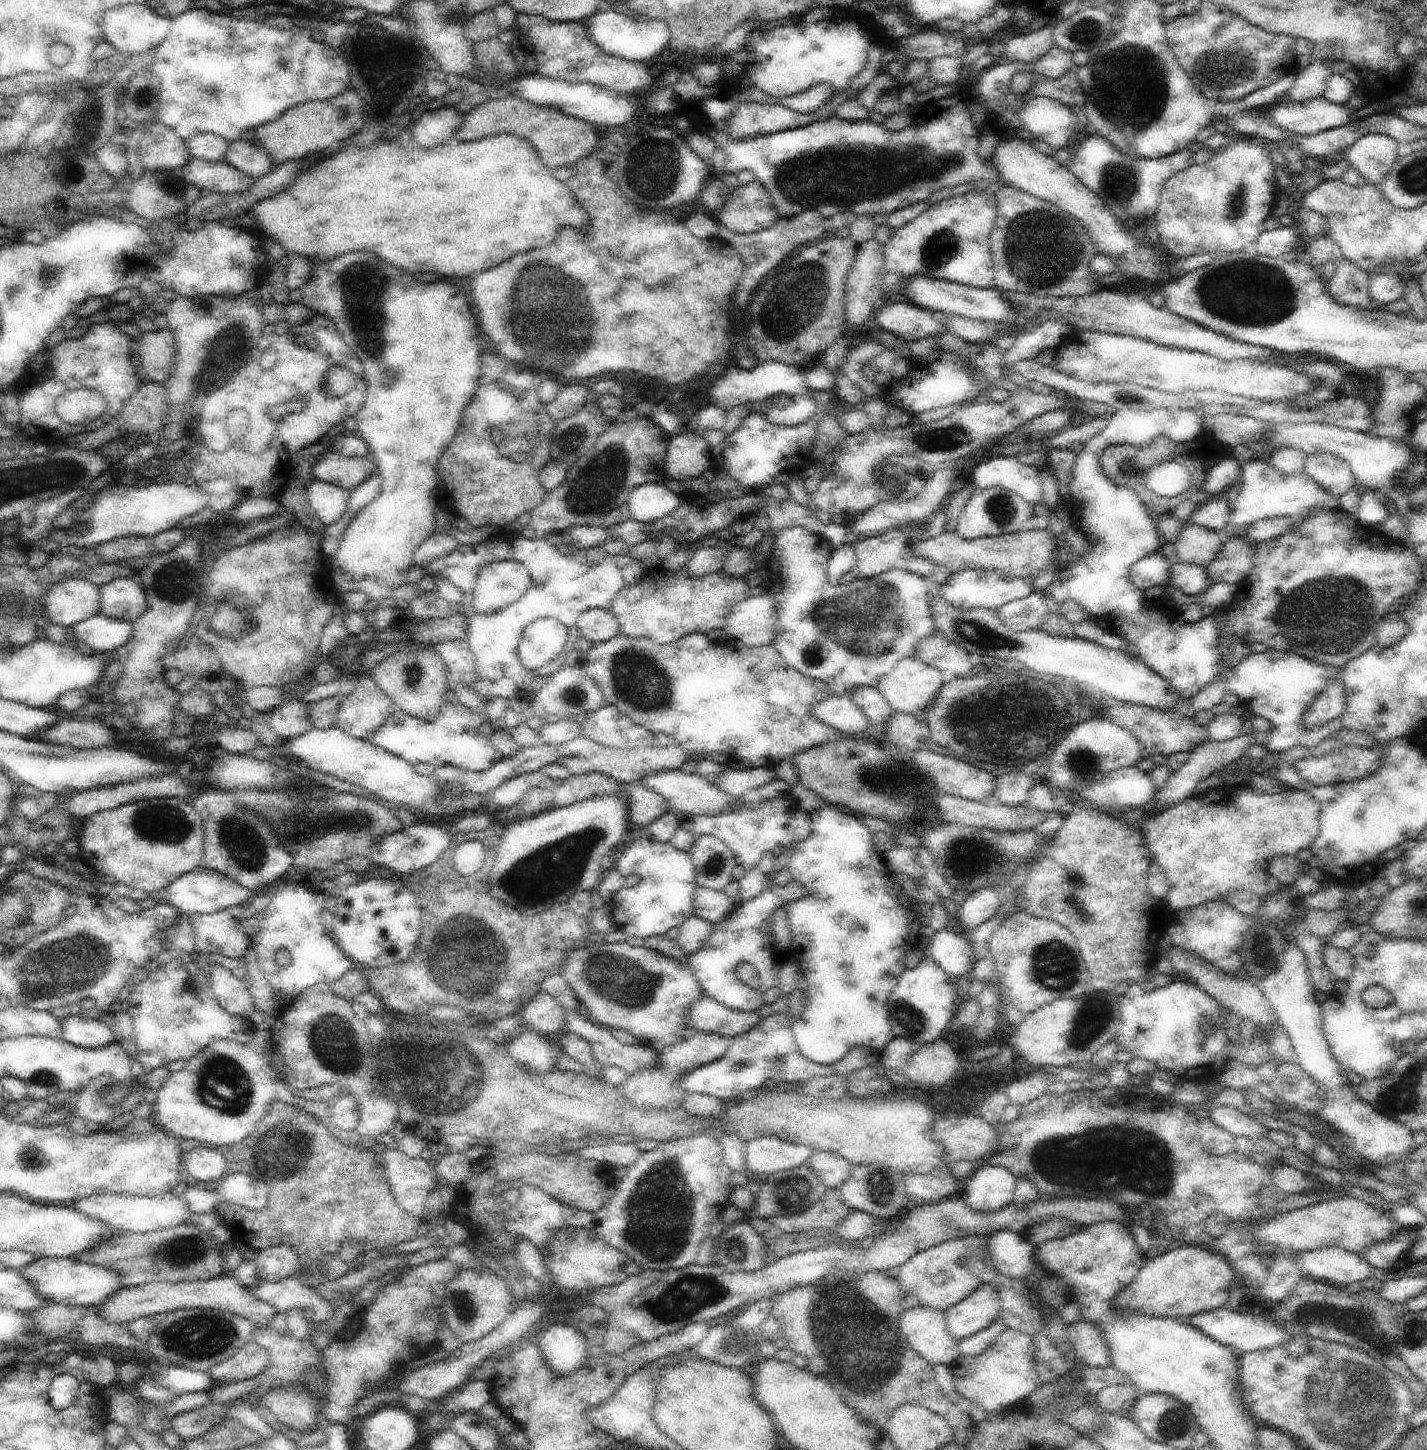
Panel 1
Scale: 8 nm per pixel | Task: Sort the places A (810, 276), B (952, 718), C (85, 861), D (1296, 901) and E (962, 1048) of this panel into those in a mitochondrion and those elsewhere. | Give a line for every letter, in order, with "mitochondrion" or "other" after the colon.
A: mitochondrion
B: mitochondrion
C: other
D: other
E: other

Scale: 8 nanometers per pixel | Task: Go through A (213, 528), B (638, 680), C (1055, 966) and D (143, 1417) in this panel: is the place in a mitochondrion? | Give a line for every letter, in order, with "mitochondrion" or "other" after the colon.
A: other
B: mitochondrion
C: mitochondrion
D: other

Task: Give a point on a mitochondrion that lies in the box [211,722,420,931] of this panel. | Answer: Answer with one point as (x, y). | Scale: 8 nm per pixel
(238, 840)

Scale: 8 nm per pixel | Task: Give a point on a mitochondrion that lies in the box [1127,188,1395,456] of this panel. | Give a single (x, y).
(1247, 294)

